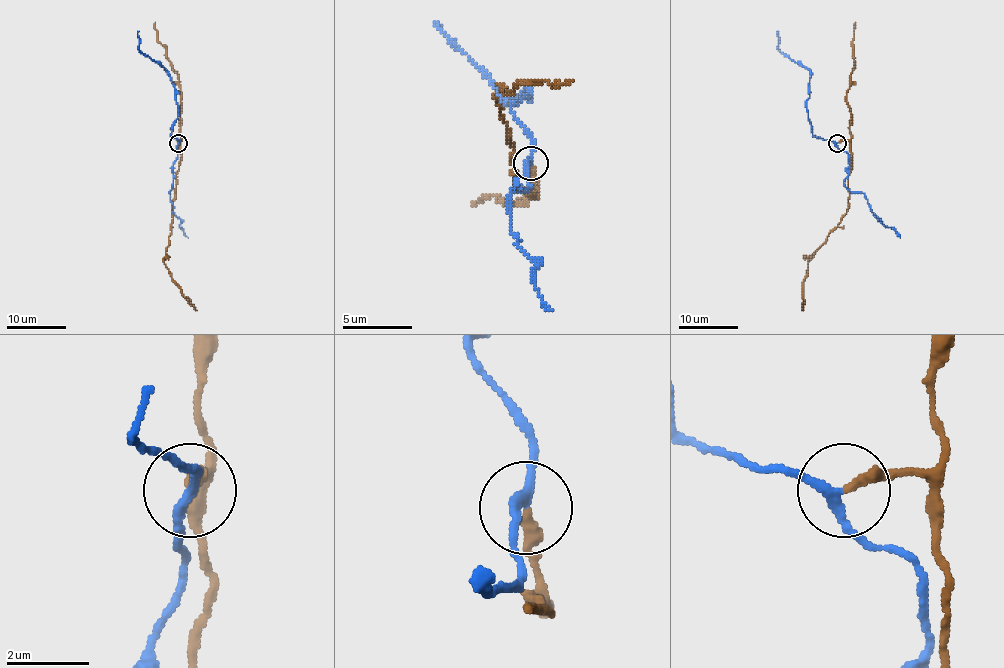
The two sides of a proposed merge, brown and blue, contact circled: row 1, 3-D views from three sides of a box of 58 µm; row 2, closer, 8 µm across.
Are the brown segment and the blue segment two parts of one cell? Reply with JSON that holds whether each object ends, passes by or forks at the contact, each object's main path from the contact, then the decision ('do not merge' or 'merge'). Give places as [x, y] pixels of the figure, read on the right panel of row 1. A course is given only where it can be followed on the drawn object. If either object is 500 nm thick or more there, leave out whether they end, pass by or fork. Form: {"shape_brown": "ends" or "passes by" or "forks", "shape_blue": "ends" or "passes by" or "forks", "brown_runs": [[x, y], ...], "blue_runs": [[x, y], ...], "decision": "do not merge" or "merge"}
{"shape_brown": "ends", "shape_blue": "passes by", "brown_runs": [[837, 142], [848, 141], [852, 156], [848, 175], [848, 211], [808, 263], [802, 310]], "blue_runs": [[837, 142], [812, 133], [806, 102], [811, 74], [778, 49], [777, 31]], "decision": "do not merge"}

